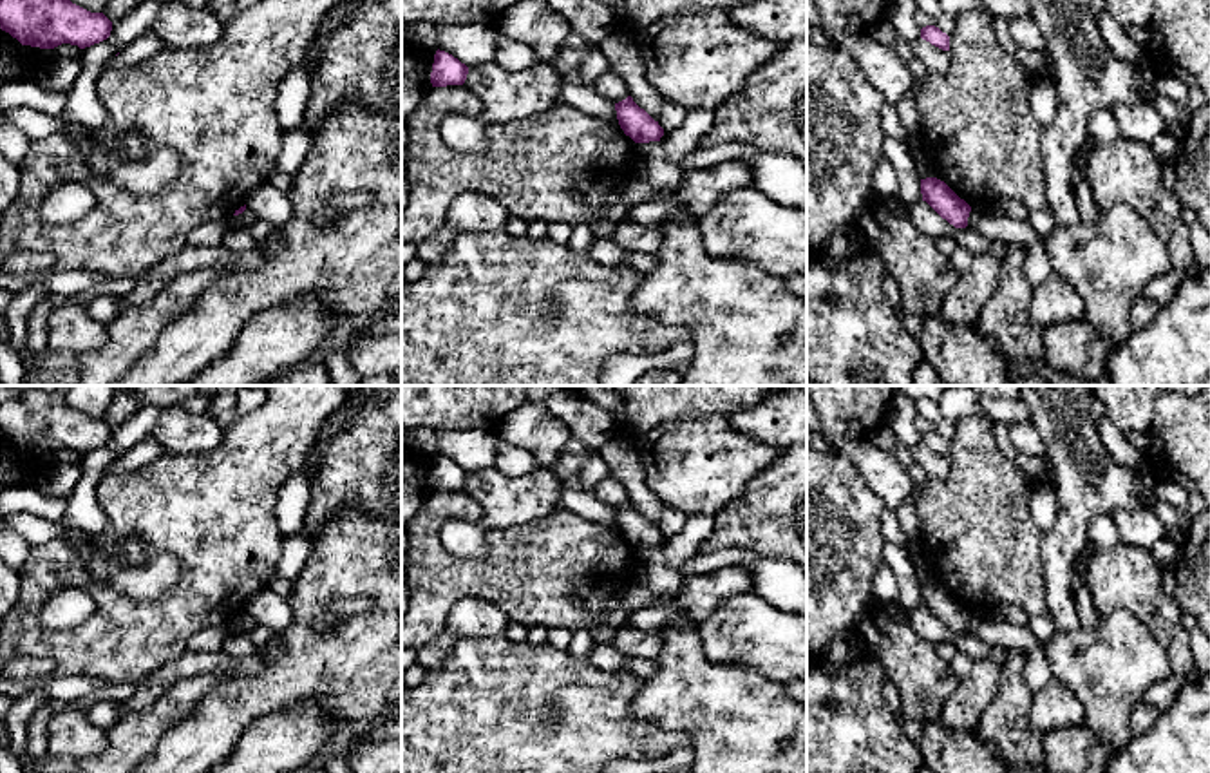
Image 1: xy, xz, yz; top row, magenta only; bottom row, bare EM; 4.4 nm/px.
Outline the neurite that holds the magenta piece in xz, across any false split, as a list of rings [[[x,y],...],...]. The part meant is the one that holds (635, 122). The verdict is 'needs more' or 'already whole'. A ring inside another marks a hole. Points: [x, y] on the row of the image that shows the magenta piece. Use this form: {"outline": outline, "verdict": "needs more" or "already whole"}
{"outline": [[[631,96],[615,103],[617,119],[626,136],[635,143],[660,141],[664,129]]], "verdict": "already whole"}

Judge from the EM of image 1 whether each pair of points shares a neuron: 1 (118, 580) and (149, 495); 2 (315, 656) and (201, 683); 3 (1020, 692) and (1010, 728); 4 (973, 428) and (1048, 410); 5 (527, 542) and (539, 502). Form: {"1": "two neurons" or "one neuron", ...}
{"1": "two neurons", "2": "two neurons", "3": "one neuron", "4": "two neurons", "5": "two neurons"}

